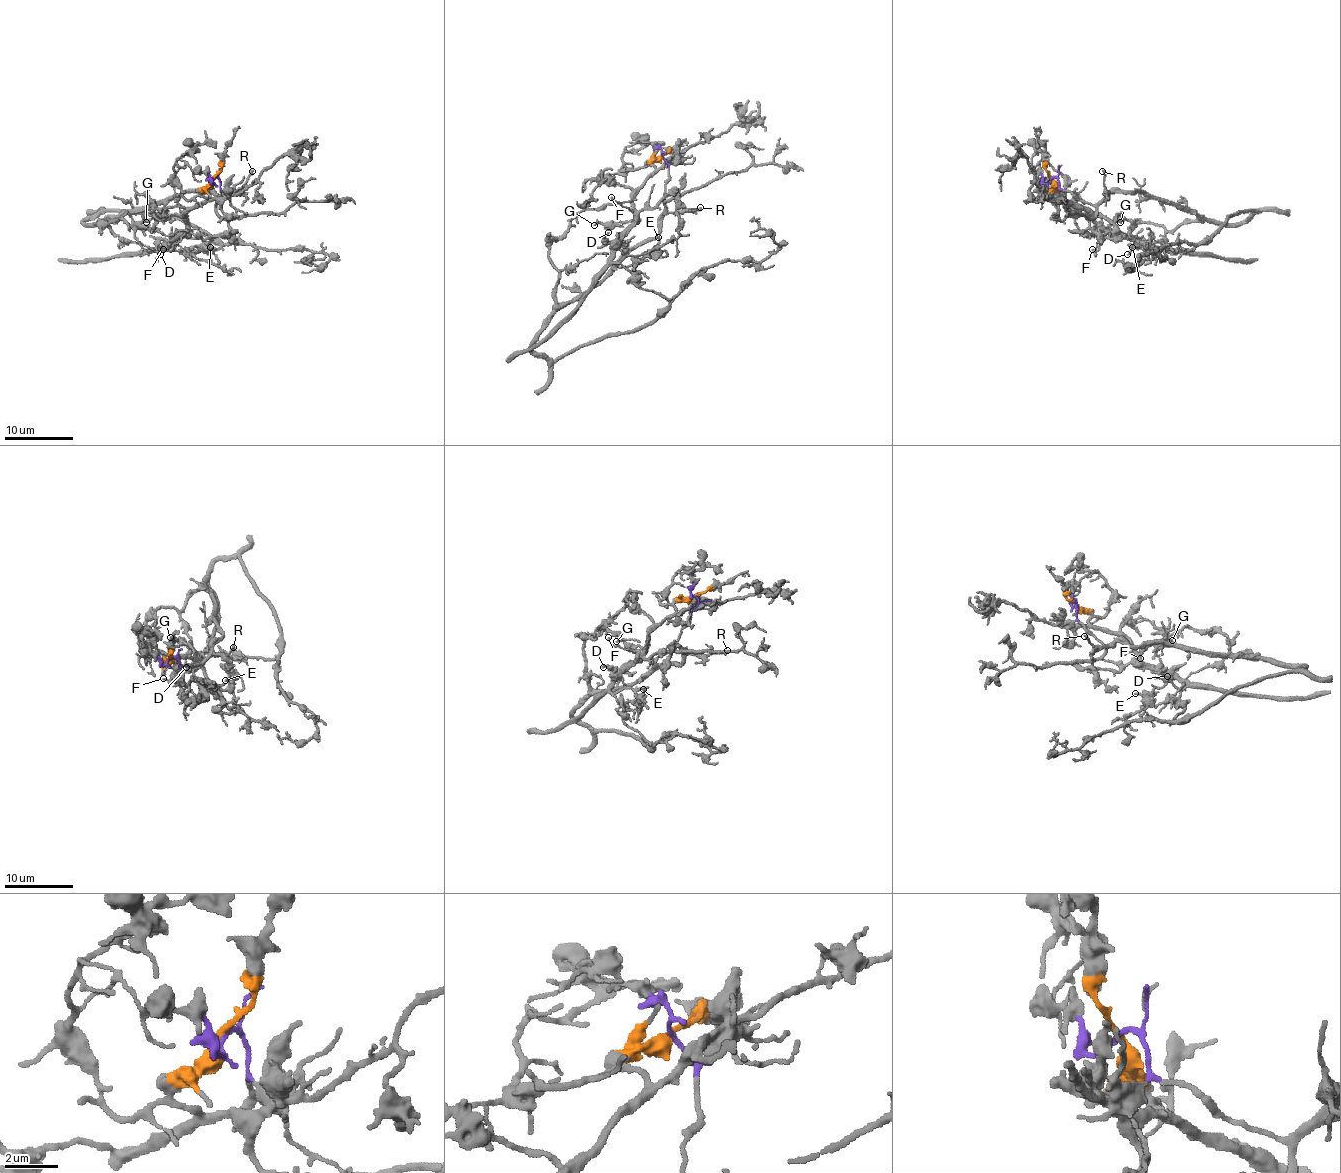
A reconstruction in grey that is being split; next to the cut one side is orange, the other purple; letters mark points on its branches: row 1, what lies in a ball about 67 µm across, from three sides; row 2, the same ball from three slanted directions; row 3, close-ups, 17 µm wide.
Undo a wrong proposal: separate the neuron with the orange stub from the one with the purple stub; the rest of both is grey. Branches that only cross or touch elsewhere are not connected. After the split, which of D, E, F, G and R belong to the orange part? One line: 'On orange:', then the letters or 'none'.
On orange: D, E, F, G

